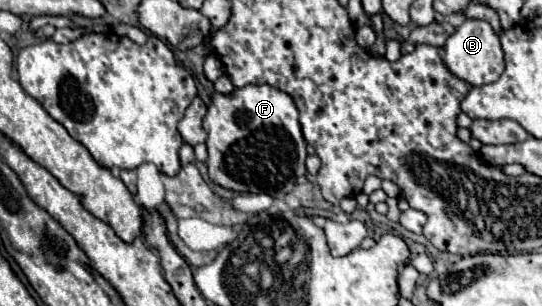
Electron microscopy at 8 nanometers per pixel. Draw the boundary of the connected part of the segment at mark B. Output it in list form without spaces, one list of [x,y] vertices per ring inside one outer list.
[[[465,19],[455,29],[455,33],[447,39],[443,51],[445,51],[443,61],[449,67],[449,71],[471,85],[493,83],[505,71],[505,59],[503,59],[499,33],[495,33],[493,27],[483,19]]]

